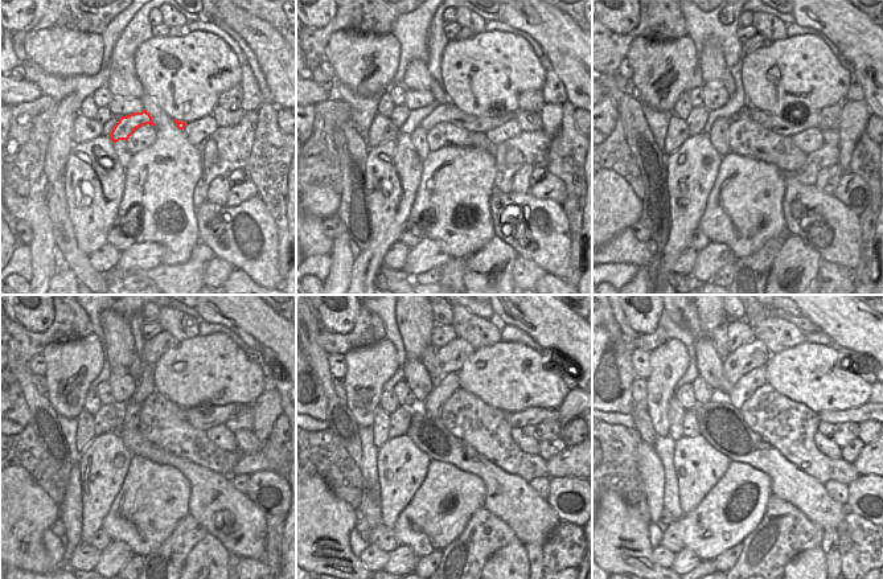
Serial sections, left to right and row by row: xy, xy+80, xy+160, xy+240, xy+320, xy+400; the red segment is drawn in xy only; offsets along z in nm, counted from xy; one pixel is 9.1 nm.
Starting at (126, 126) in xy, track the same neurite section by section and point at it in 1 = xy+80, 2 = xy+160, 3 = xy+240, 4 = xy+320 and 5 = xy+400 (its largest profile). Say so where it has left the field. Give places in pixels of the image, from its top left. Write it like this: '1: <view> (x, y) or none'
1: xy+80 (448, 113)
2: xy+160 (795, 123)
3: xy+240 (206, 418)
4: xy+320 (533, 415)
5: xy+400 (851, 415)

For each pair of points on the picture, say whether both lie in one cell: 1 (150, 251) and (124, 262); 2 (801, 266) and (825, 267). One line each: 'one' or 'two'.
1: one
2: two

